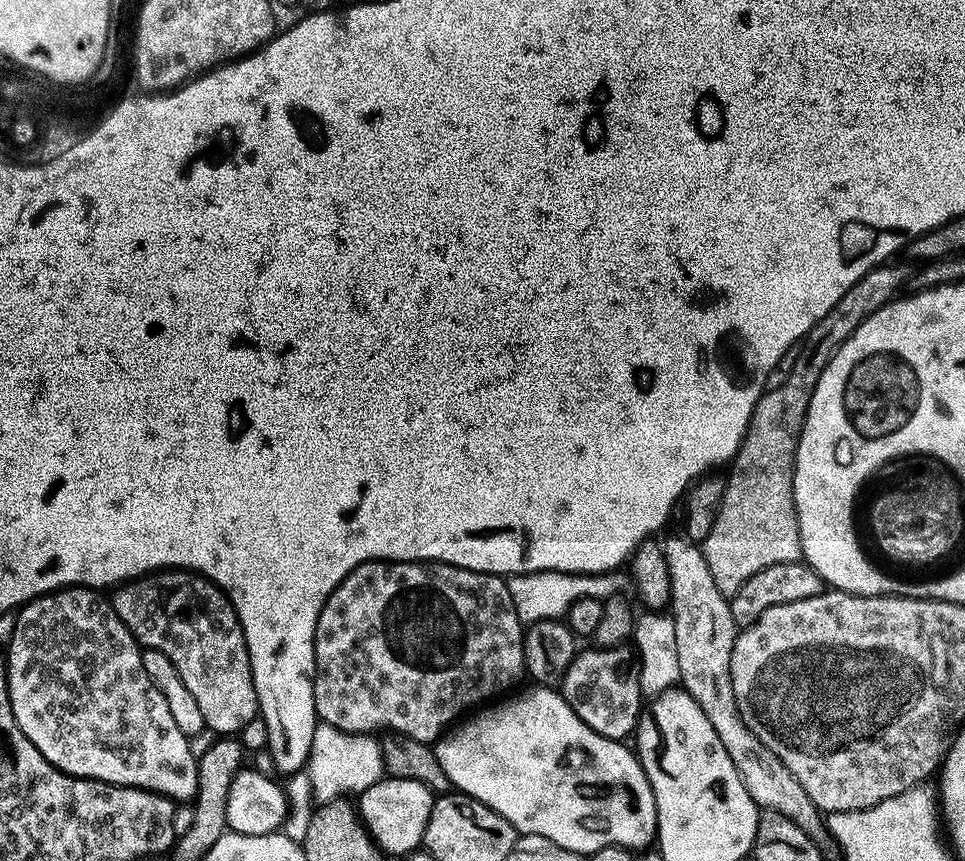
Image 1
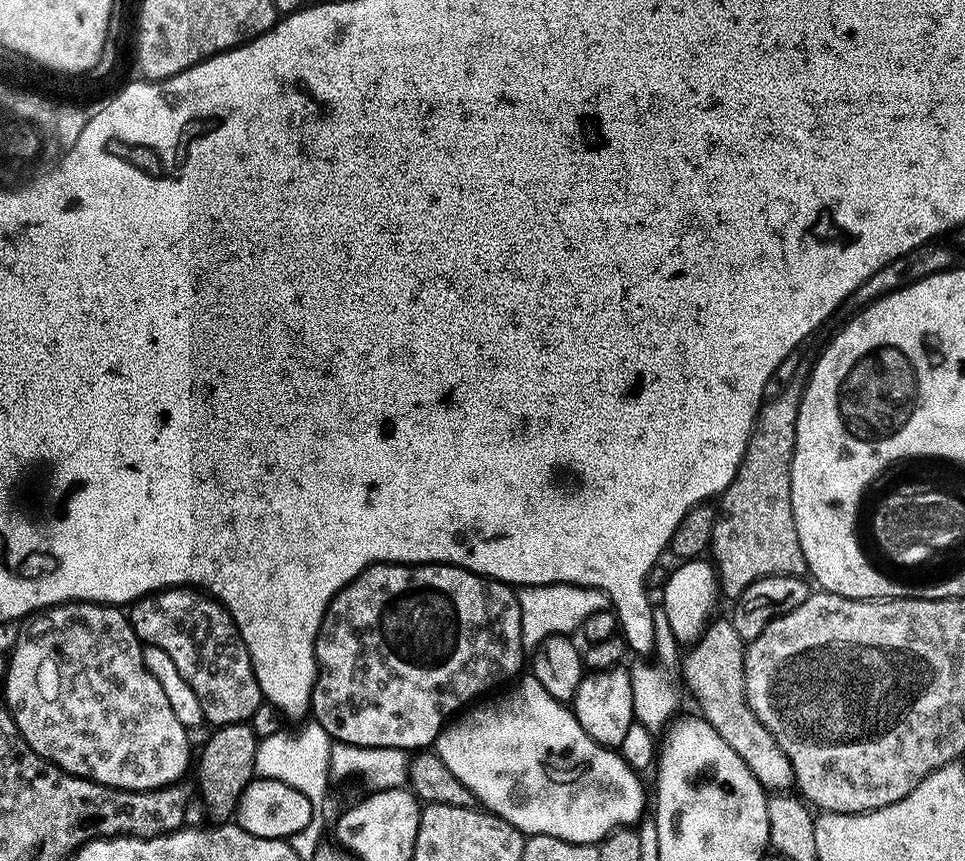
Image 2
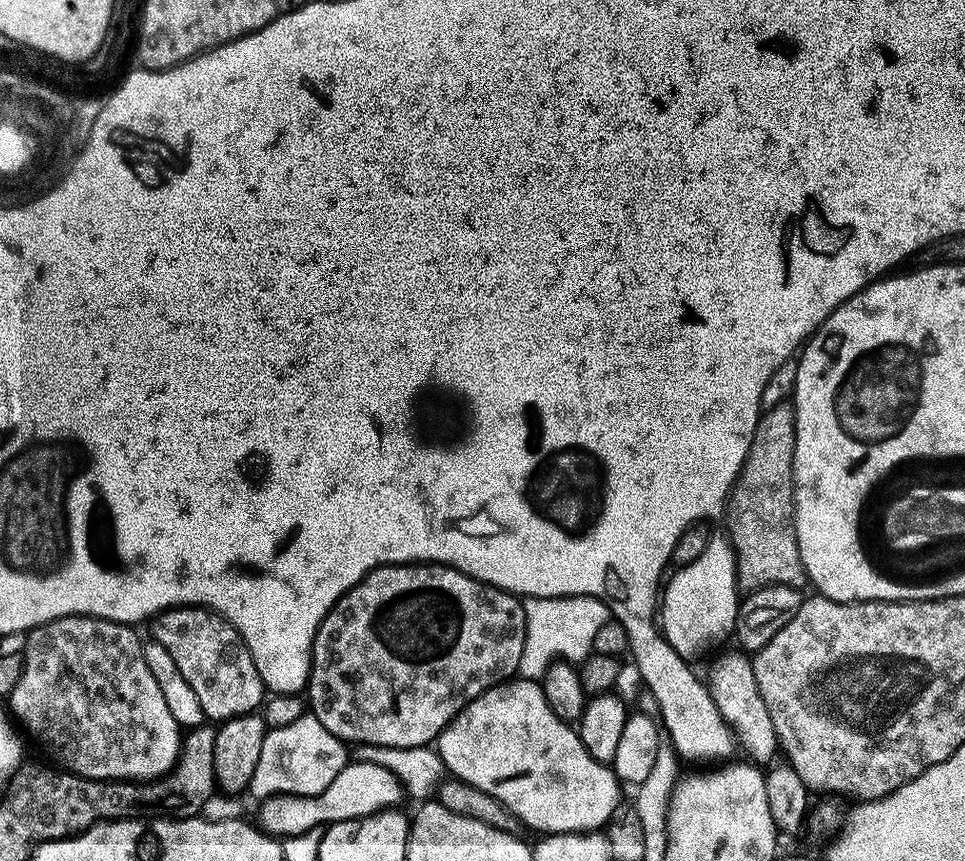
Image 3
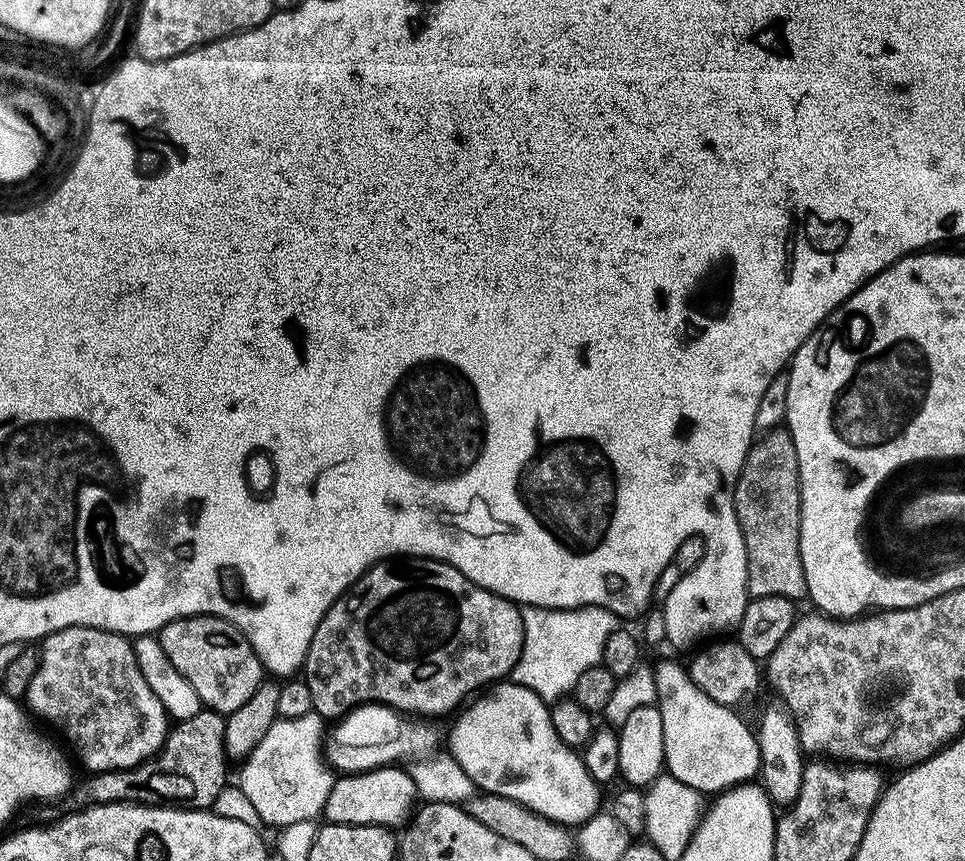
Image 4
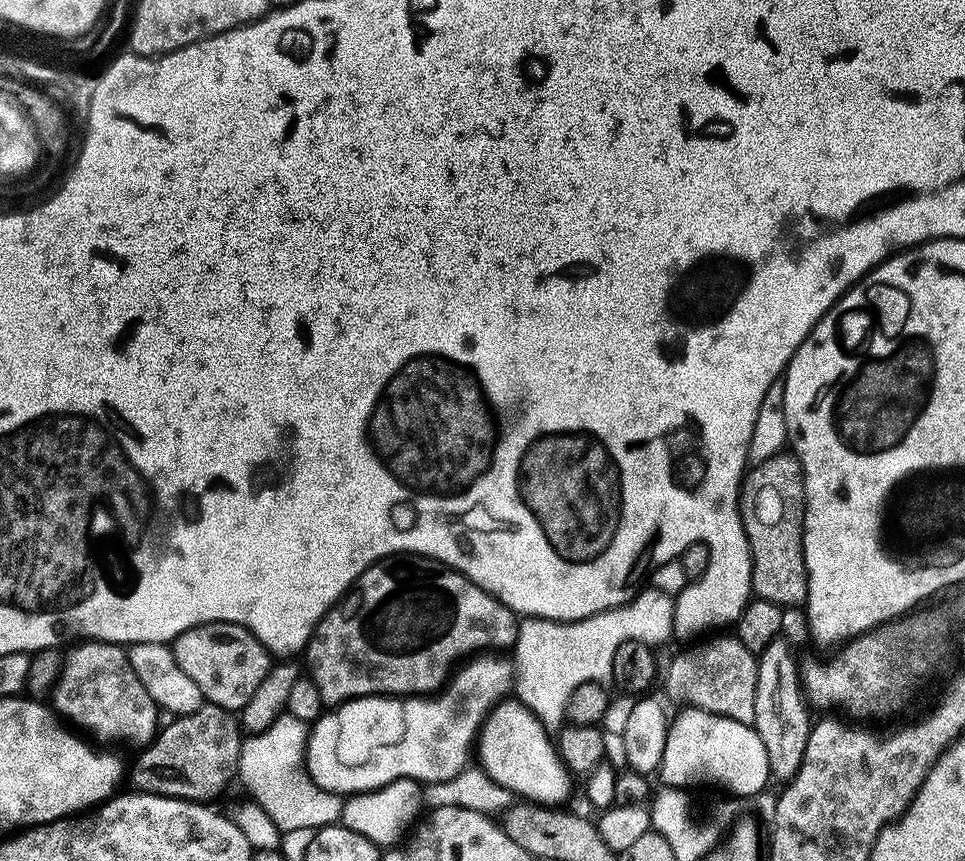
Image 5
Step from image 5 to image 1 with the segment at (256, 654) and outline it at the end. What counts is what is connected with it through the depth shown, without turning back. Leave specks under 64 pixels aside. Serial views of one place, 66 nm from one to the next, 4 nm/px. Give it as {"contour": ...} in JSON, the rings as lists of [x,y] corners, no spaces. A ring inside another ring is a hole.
{"contour":[[[165,570],[115,589],[110,603],[132,637],[140,643],[141,649],[161,652],[174,662],[178,678],[186,682],[186,690],[194,694],[198,707],[202,709],[204,727],[209,733],[217,732],[215,735],[220,738],[236,738],[242,730],[246,730],[246,726],[250,726],[250,722],[258,719],[260,703],[254,686],[246,634],[234,606],[228,601],[228,595],[218,585],[194,572]]]}

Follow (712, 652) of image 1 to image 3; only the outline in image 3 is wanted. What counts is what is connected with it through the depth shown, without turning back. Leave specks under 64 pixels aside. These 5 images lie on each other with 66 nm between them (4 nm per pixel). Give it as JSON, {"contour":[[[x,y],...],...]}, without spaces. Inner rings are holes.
{"contour":[[[743,651],[728,652],[712,668],[712,677],[707,677],[706,683],[712,693],[712,698],[722,718],[732,730],[742,752],[749,761],[757,765],[771,765],[776,752],[781,751],[780,739],[774,726],[774,718],[770,718],[770,710],[766,710],[766,702],[758,690],[756,675],[752,669],[752,660]]]}

